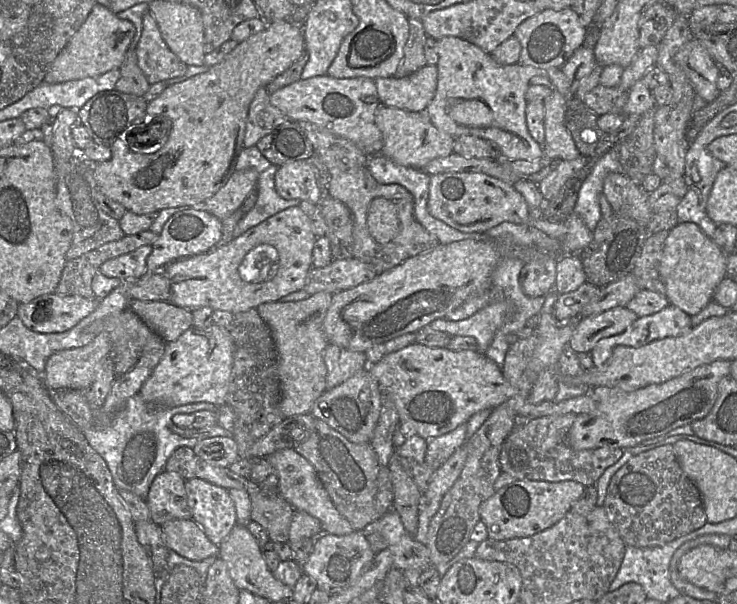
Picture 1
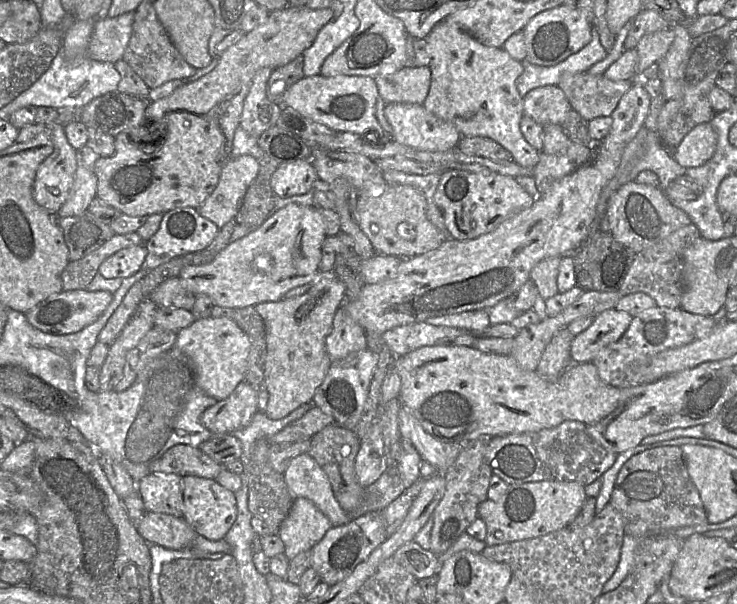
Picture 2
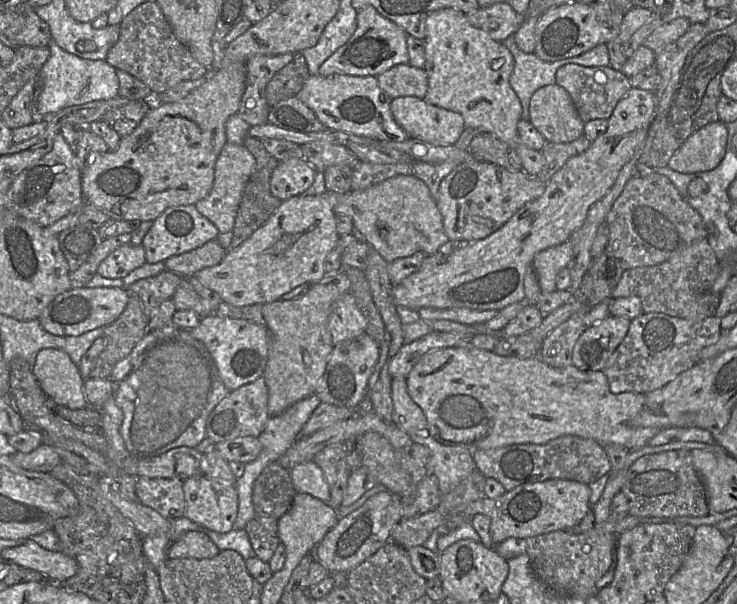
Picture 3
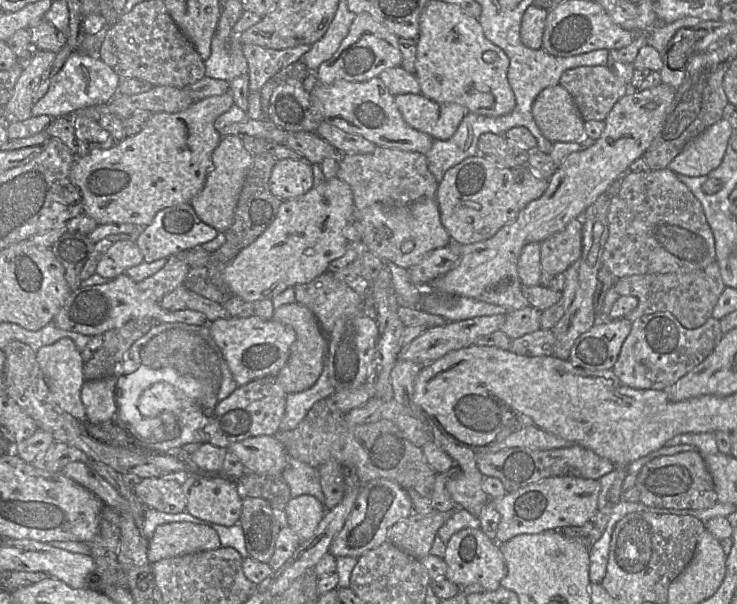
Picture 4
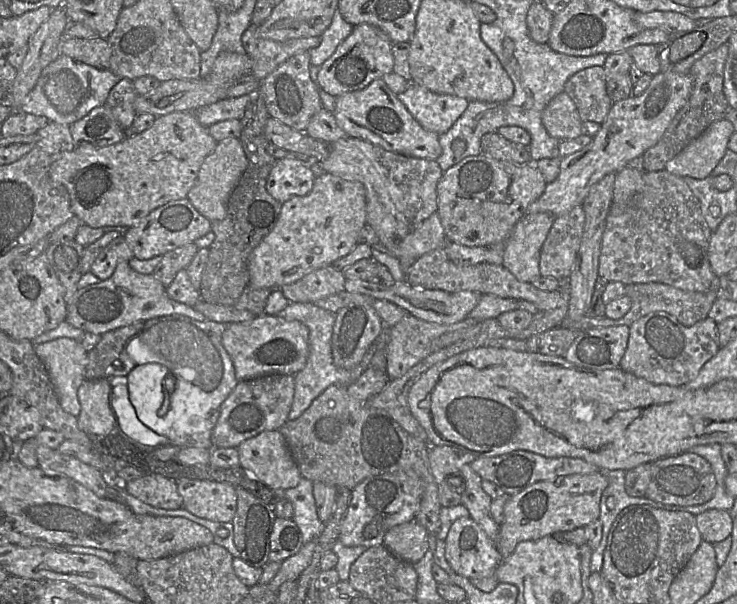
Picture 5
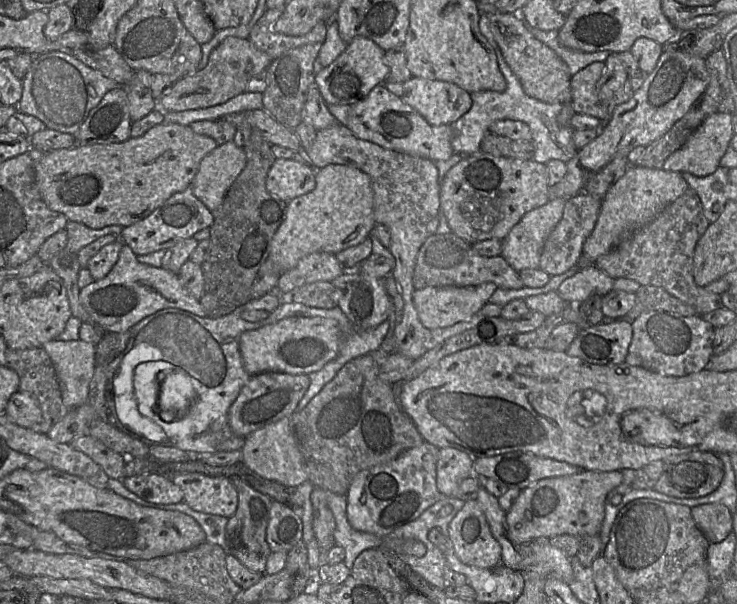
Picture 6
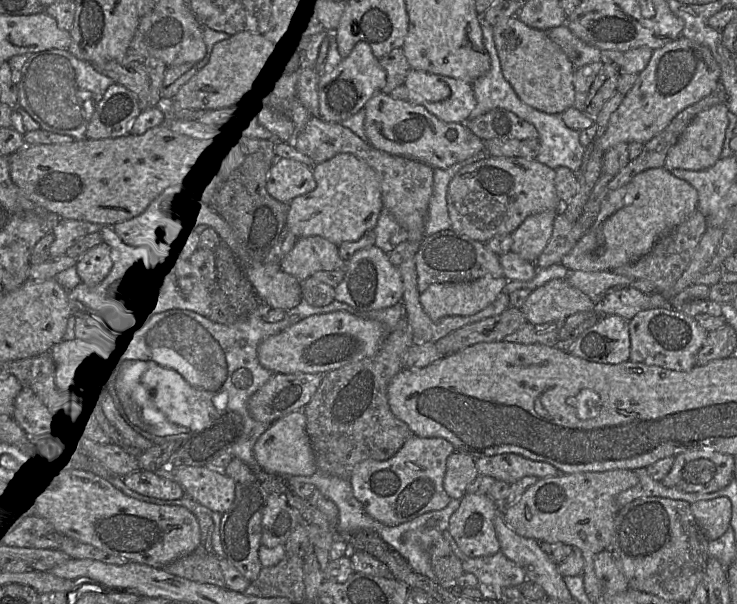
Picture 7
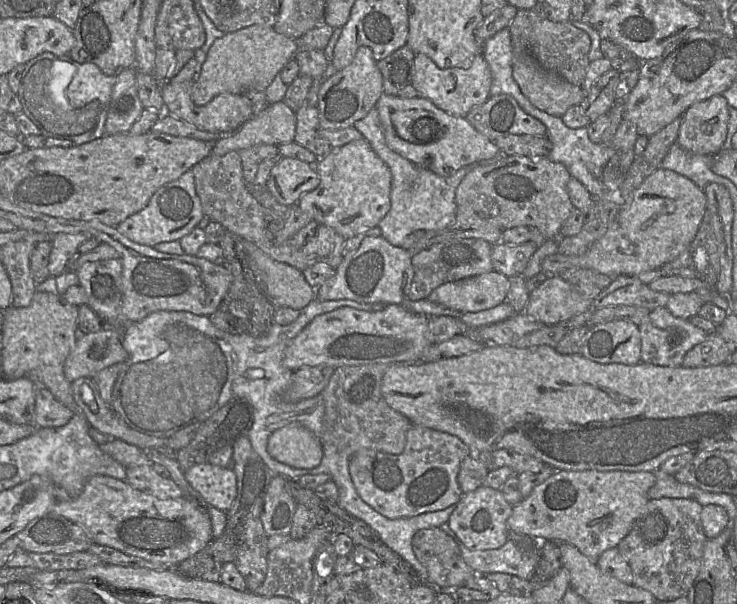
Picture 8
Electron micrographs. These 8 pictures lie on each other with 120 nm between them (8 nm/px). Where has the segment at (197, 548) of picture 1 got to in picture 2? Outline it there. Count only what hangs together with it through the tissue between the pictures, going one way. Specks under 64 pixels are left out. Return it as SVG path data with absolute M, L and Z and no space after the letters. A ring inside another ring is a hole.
M150 511L146 512L135 527L149 544L173 550L191 546L198 535L183 517Z

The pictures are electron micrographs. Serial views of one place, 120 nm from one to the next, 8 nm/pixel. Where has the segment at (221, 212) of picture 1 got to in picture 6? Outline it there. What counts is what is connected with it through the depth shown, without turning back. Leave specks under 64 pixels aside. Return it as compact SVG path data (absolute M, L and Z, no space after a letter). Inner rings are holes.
M234 141L218 145L200 163L191 183L194 195L211 212L215 211L245 166L244 148L238 147Z

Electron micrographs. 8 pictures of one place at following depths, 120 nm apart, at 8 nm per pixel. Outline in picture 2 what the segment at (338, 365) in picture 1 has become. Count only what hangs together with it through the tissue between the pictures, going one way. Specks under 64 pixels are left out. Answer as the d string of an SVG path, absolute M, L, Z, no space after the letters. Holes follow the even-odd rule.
M340 307L335 313L331 333L326 338L326 350L331 362L366 348L366 332Z

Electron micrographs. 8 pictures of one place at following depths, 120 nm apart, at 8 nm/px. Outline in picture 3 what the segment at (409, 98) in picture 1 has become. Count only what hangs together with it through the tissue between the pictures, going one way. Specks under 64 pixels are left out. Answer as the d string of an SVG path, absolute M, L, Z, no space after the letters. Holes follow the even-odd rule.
M398 64L377 76L380 88L391 98L415 96L423 99L428 89L424 68Z

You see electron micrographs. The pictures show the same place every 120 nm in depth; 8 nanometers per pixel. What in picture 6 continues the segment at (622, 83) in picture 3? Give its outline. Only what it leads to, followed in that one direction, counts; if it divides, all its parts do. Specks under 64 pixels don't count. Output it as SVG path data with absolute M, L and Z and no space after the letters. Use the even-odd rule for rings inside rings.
M593 62L571 78L572 105L576 113L603 121L602 101L596 93L596 84L605 68L604 62Z

